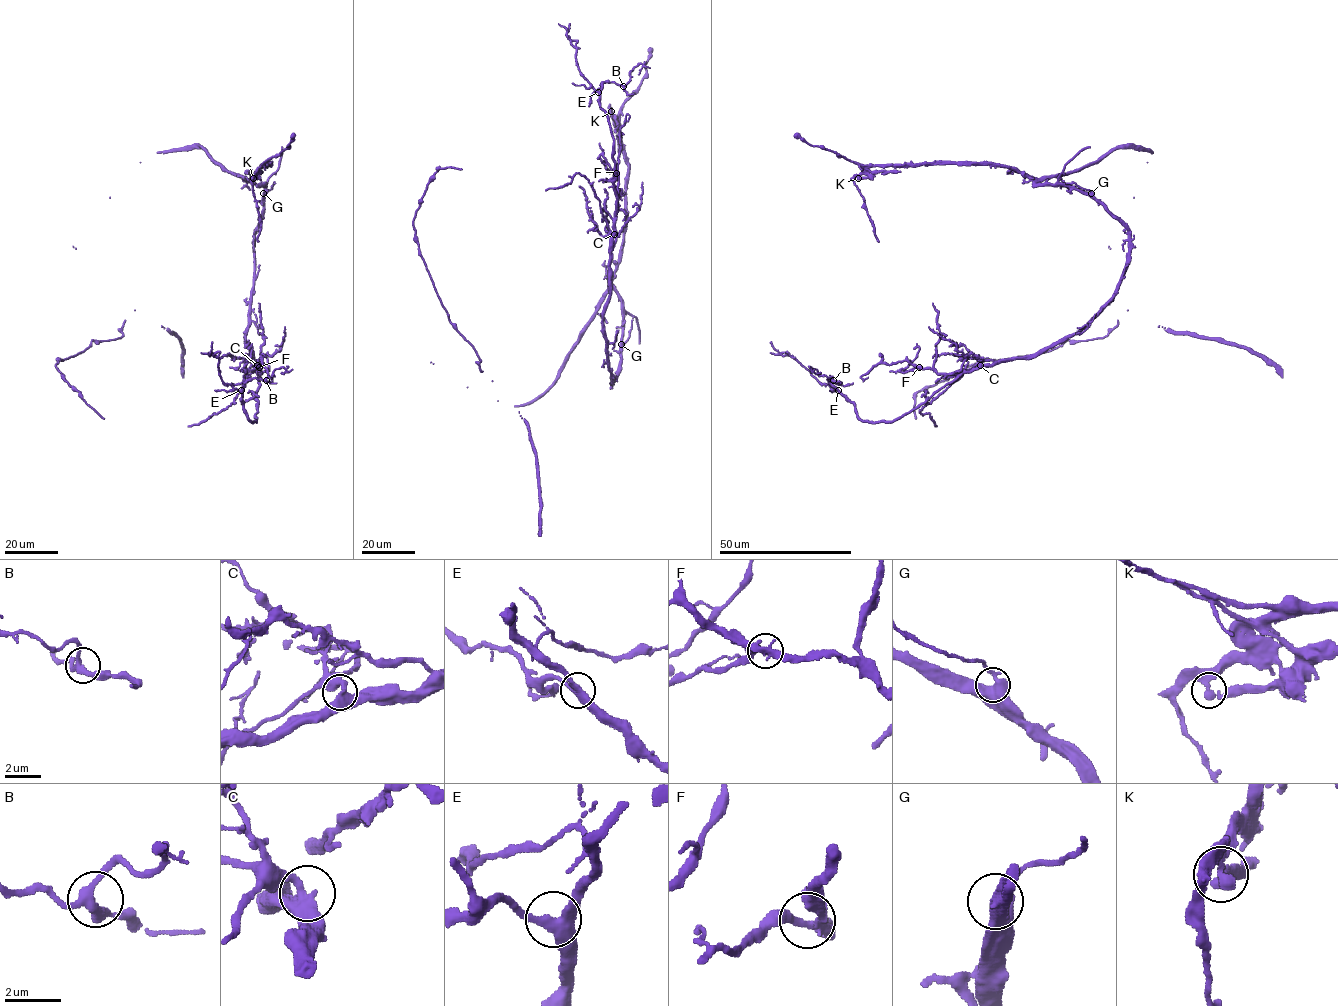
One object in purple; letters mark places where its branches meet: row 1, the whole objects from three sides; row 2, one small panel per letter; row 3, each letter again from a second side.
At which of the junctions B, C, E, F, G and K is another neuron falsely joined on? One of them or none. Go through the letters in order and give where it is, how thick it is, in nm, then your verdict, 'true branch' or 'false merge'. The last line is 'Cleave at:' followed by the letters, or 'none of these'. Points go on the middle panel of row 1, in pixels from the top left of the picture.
B: at (623, 86); 280 nm thick; true branch
C: at (614, 234); 420 nm thick; true branch
E: at (598, 92); 360 nm thick; true branch
F: at (616, 173); 280 nm thick; true branch
G: at (621, 344); 500 nm thick; true branch
K: at (611, 111); 300 nm thick; false merge
Cleave at: K

